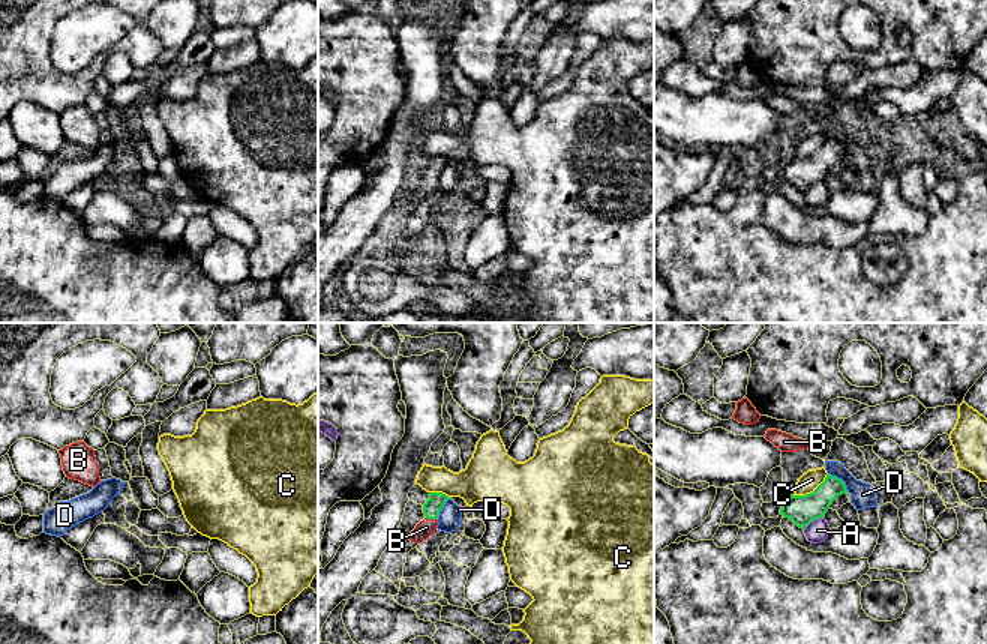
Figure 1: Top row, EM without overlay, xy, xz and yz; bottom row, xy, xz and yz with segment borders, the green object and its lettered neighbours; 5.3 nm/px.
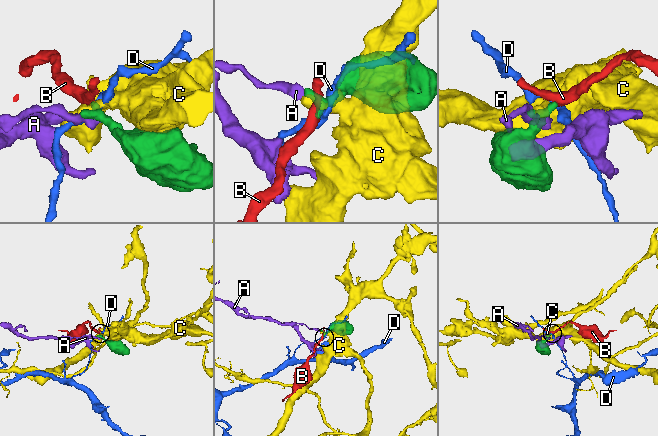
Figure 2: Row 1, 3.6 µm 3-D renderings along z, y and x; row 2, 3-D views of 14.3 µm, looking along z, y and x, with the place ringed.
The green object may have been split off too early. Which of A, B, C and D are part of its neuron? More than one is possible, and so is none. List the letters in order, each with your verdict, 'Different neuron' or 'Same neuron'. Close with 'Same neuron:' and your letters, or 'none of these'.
A: Different neuron
B: Same neuron
C: Different neuron
D: Different neuron
Same neuron: B

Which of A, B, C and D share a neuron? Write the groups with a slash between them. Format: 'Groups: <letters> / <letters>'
Groups: A / B / C / D

